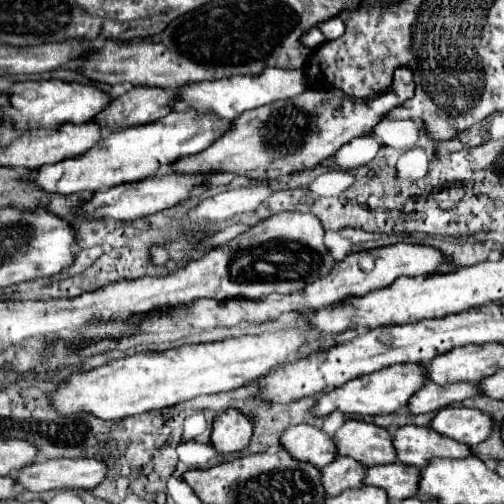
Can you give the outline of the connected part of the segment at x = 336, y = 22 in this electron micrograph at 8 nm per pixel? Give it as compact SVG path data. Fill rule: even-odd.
M334 17L334 19L318 25L318 29L326 35L326 39L338 39L344 33L344 23L340 17Z

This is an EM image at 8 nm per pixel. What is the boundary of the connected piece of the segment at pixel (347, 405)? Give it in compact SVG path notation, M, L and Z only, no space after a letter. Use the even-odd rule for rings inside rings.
M404 363L404 365L392 365L376 373L362 375L358 379L348 381L342 387L336 387L332 391L326 391L318 397L316 405L312 407L312 415L326 417L332 411L340 411L344 415L384 415L384 413L396 413L398 409L406 407L408 399L424 385L426 367L416 363Z

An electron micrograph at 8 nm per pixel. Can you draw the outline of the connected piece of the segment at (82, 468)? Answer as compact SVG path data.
M96 459L34 461L14 473L14 481L28 491L94 489L106 477L106 465Z

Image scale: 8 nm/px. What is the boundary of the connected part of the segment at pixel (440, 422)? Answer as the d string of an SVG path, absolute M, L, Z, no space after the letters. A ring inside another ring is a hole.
M444 407L432 419L430 429L472 447L482 443L490 435L492 419L478 409Z

